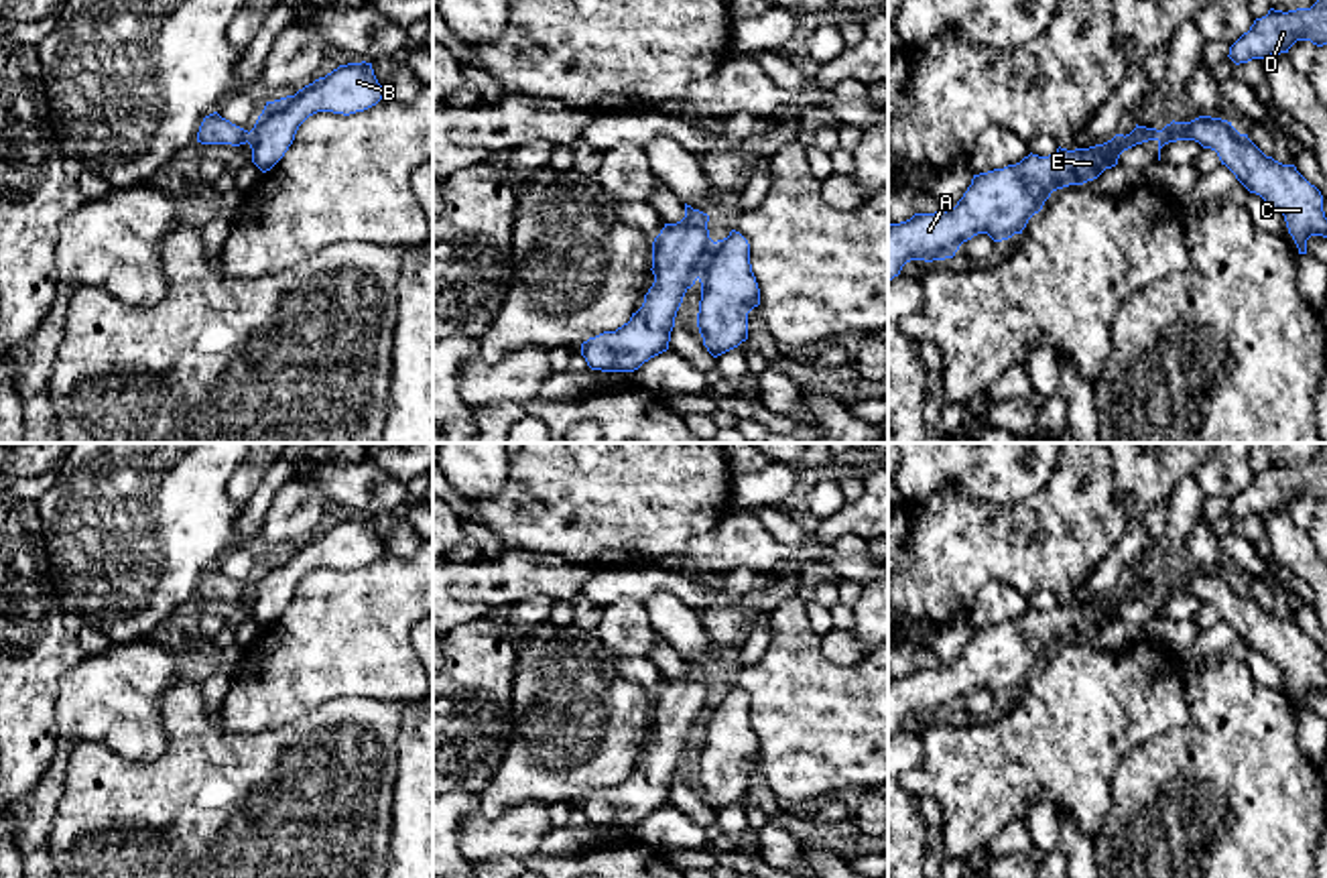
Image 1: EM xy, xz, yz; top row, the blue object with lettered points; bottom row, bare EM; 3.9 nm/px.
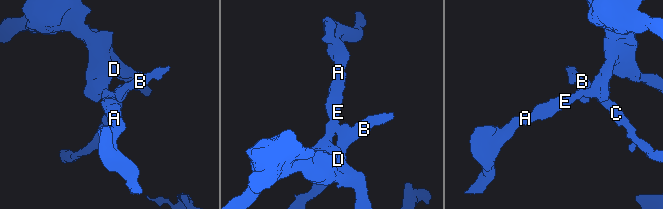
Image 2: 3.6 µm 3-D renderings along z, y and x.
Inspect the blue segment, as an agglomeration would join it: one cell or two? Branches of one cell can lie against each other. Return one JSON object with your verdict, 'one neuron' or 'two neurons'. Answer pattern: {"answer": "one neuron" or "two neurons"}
{"answer": "two neurons"}

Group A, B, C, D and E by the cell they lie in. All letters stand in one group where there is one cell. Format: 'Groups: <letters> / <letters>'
Groups: A D E / B C

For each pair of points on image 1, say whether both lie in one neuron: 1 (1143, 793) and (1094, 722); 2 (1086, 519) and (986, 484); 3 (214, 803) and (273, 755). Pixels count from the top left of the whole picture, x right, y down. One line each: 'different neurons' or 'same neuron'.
1: different neurons
2: different neurons
3: same neuron

